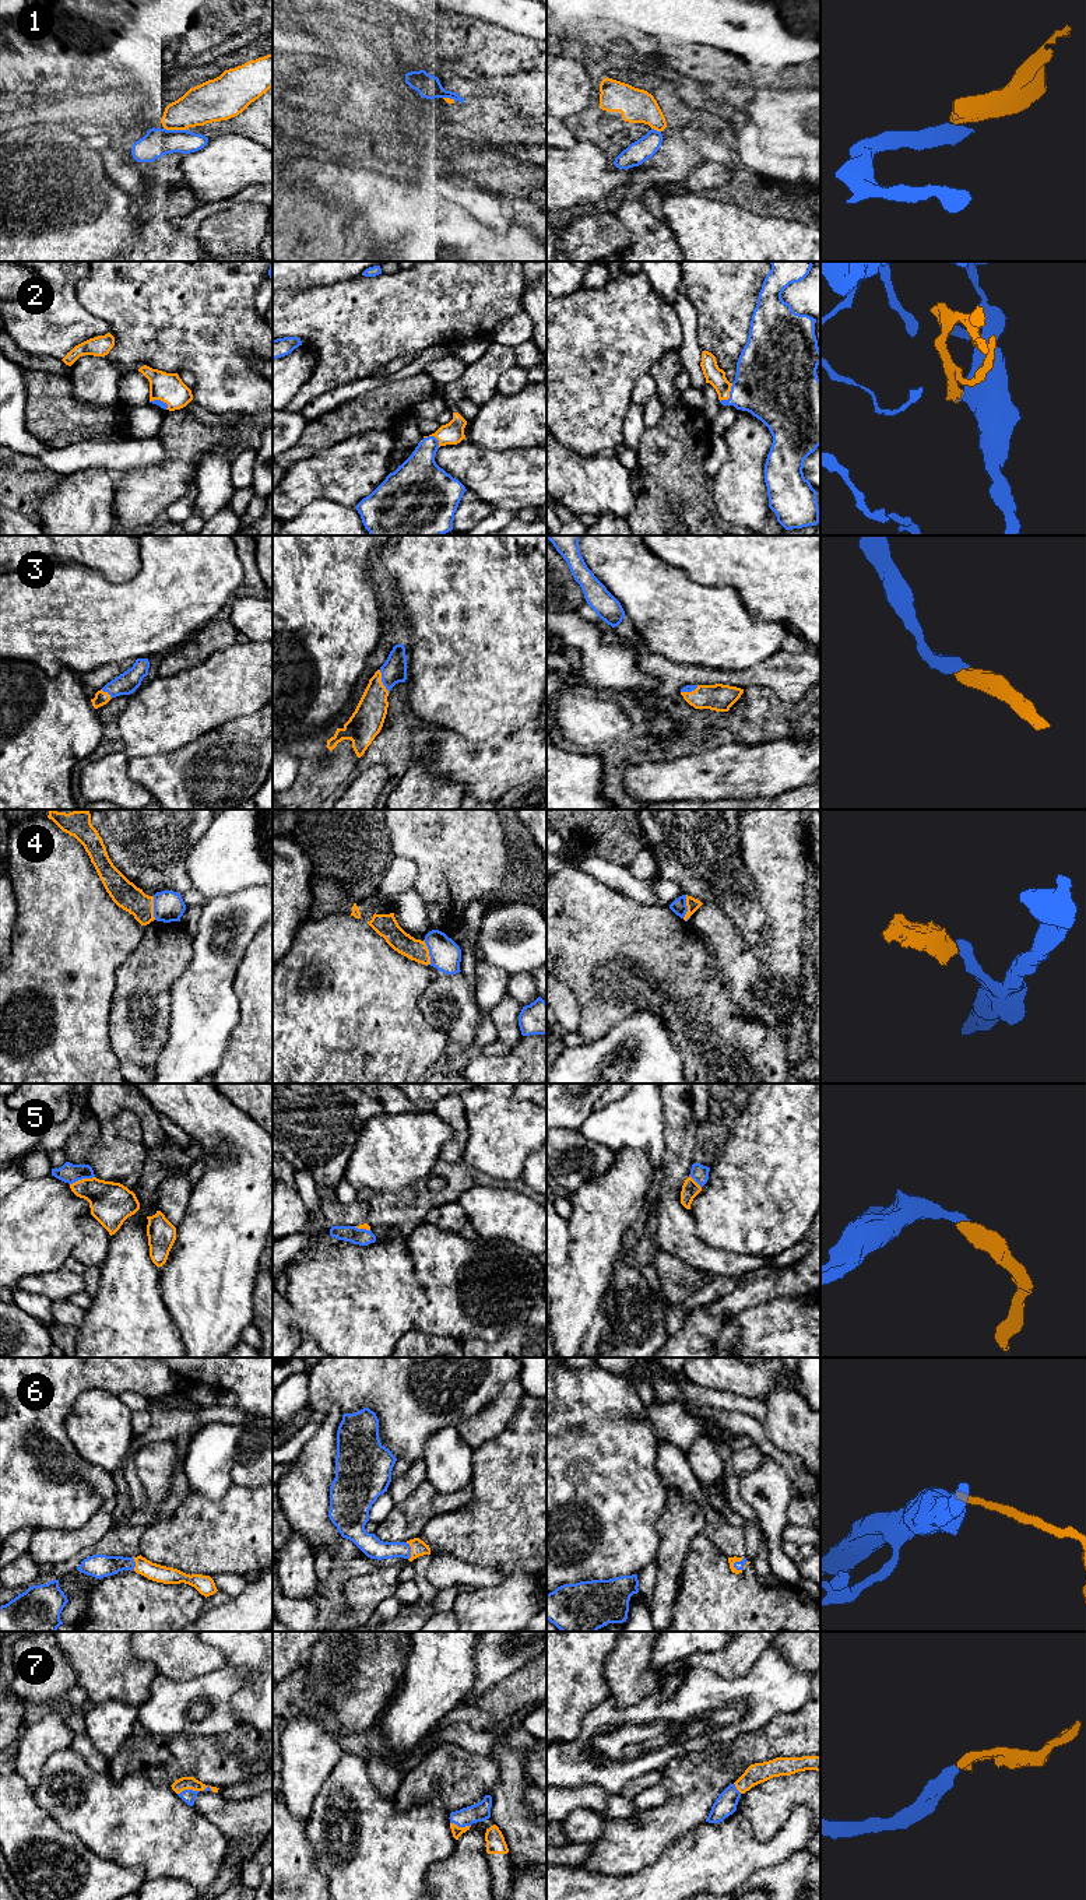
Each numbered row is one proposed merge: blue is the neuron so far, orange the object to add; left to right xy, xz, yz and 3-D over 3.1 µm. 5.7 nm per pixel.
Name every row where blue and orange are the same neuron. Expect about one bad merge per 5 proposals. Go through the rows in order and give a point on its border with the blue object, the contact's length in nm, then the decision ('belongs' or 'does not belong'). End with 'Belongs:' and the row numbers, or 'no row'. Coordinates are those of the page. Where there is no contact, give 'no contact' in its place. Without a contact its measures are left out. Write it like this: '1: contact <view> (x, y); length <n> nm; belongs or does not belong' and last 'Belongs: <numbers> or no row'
1: contact xy (175, 130); length 130 nm; does not belong
2: contact yz (730, 394); length 130 nm; belongs
3: contact xz (382, 681); length 150 nm; belongs
4: contact xz (429, 952); length 150 nm; does not belong
5: contact xy (81, 1179); length 150 nm; belongs
6: contact xz (410, 1551); length 110 nm; belongs
7: contact xy (187, 1790); length 130 nm; belongs
Belongs: 2, 3, 5, 6, 7

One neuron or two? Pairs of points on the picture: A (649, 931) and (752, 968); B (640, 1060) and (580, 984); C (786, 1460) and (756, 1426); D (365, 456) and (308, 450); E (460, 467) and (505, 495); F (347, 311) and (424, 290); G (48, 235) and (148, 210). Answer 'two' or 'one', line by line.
A: two
B: two
C: one
D: two
E: one
F: one
G: two

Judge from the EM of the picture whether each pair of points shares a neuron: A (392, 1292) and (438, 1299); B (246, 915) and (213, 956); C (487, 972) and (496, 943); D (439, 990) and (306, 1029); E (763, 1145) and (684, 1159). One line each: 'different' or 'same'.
A: different
B: same
C: different
D: different
E: different

